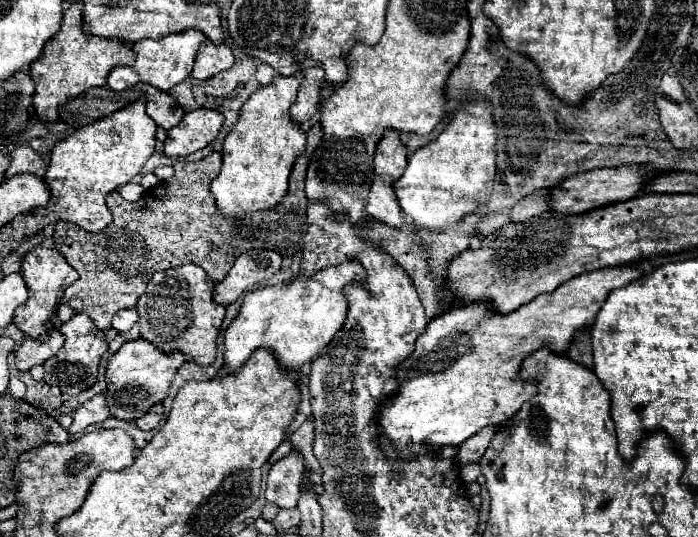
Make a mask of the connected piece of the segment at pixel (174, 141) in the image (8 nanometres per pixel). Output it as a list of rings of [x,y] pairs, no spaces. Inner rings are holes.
[[[199,108],[199,110],[187,112],[183,122],[169,130],[165,140],[165,154],[171,158],[189,156],[209,146],[217,138],[223,122],[225,118],[217,110]]]

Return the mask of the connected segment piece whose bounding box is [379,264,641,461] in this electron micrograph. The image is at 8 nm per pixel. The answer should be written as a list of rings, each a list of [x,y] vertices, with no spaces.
[[[621,264],[611,268],[593,270],[587,274],[579,274],[579,278],[571,278],[571,282],[565,282],[555,290],[555,294],[543,294],[541,298],[535,298],[535,302],[529,302],[527,306],[521,306],[519,310],[513,310],[511,314],[499,314],[491,306],[491,302],[471,302],[465,306],[459,306],[451,312],[443,312],[441,316],[433,318],[427,326],[427,330],[417,338],[415,352],[397,366],[397,378],[399,378],[399,392],[393,394],[387,404],[381,408],[381,438],[379,446],[387,454],[389,460],[412,460],[427,450],[439,450],[447,444],[459,446],[485,426],[497,426],[505,420],[513,418],[523,402],[533,398],[537,394],[537,386],[533,380],[521,378],[521,364],[527,356],[543,348],[543,342],[555,336],[555,354],[567,354],[575,334],[579,330],[587,330],[593,326],[595,316],[599,308],[603,306],[605,298],[611,290],[627,286],[629,282],[637,280],[641,276],[641,270],[637,264]]]

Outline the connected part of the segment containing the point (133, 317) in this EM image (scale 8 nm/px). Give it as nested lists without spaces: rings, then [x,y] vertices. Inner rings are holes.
[[[137,308],[119,310],[119,314],[115,314],[115,318],[113,318],[113,328],[119,330],[119,332],[125,332],[125,330],[131,330],[137,320],[139,320]]]

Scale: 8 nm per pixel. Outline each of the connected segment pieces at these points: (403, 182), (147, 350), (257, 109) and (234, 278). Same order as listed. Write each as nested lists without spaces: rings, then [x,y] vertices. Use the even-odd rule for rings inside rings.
[[[475,94],[471,102],[455,110],[451,122],[433,142],[409,156],[407,168],[393,188],[403,214],[419,222],[419,228],[439,232],[455,226],[477,204],[489,200],[497,160],[497,130],[491,112],[491,104],[481,94]],[[475,146],[481,146],[481,150]]]
[[[137,338],[125,342],[107,364],[107,404],[111,408],[111,414],[119,420],[137,420],[143,416],[153,404],[163,402],[167,398],[169,386],[173,382],[173,376],[177,374],[177,368],[185,362],[183,352],[163,352],[155,346],[151,346],[147,340]]]
[[[301,70],[291,76],[277,74],[271,84],[261,86],[241,106],[239,120],[223,142],[223,168],[211,182],[211,192],[223,214],[241,216],[267,210],[287,194],[291,166],[305,150],[305,132],[289,114],[301,80]]]
[[[249,250],[243,252],[229,274],[215,284],[213,300],[221,306],[233,304],[239,296],[253,286],[267,282],[281,268],[281,254],[273,250]]]

